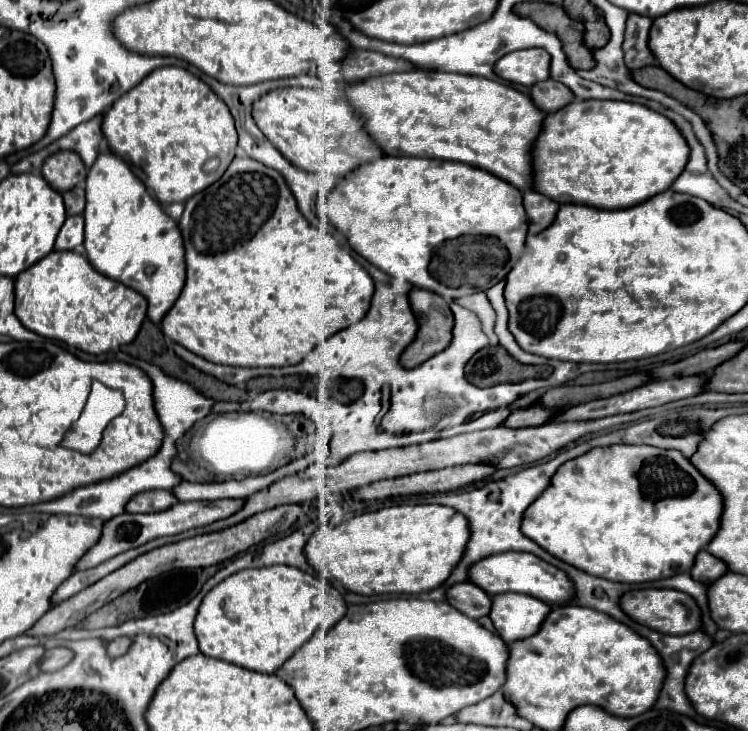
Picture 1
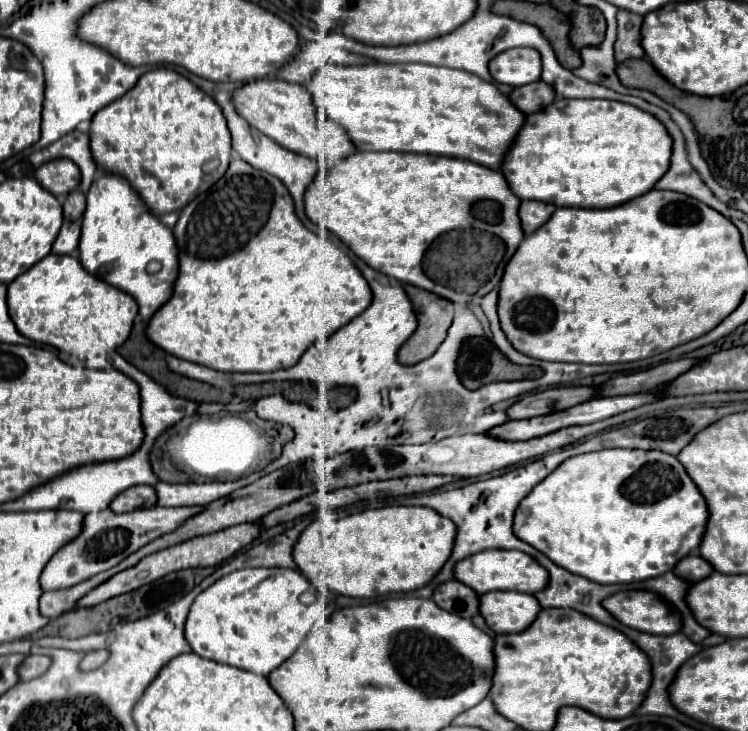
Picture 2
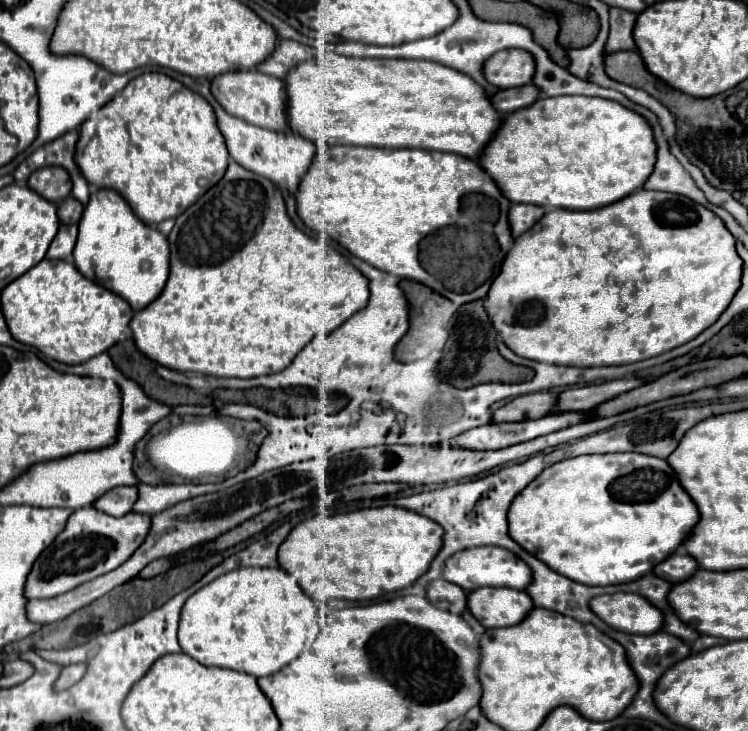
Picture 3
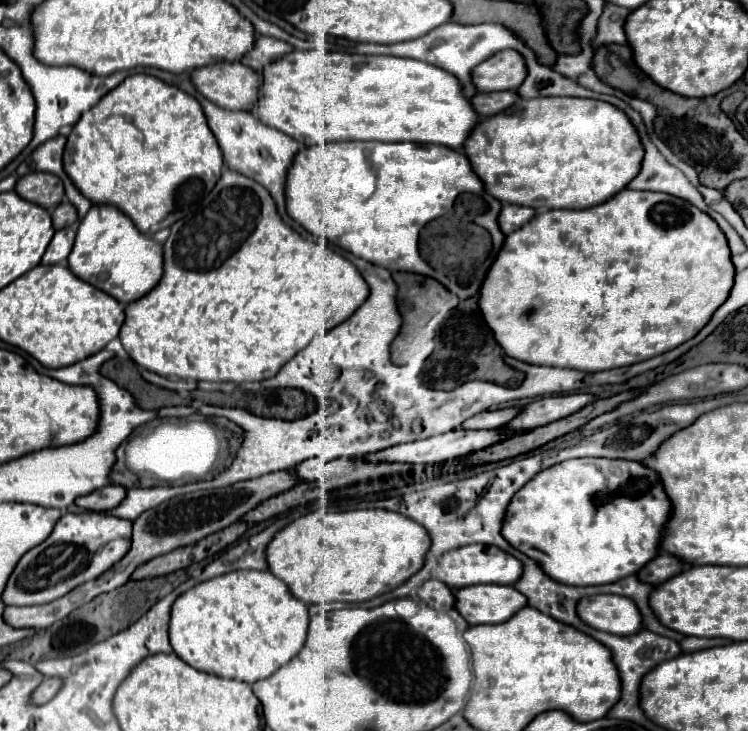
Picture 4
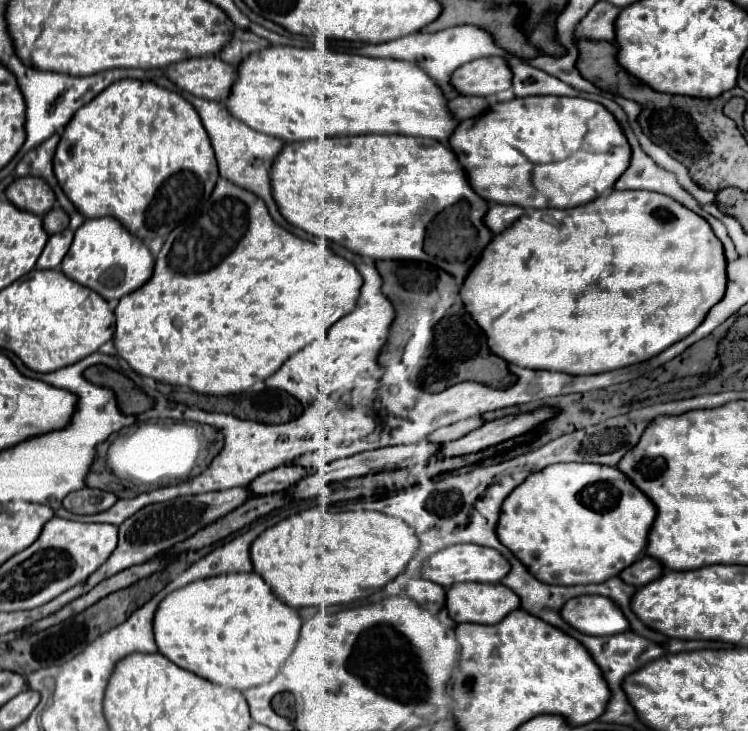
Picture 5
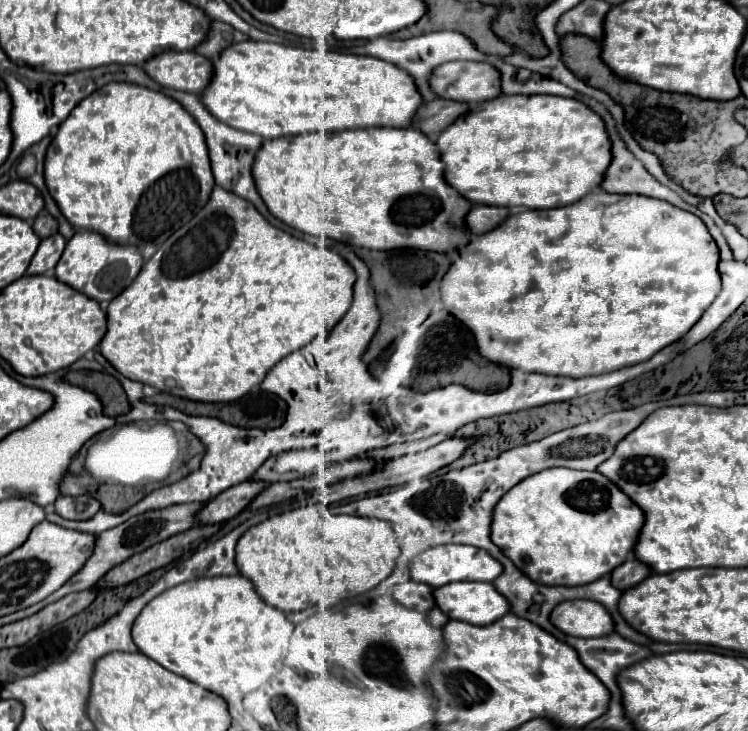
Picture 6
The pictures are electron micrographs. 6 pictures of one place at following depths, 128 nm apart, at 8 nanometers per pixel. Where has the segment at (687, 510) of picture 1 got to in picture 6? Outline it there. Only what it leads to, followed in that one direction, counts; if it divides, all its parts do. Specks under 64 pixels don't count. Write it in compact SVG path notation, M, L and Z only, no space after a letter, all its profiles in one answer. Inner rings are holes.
M552 468L522 480L504 494L494 508L492 542L500 546L502 552L516 564L516 568L520 568L530 580L550 586L578 586L608 576L612 574L612 568L624 564L636 546L642 524L644 512L600 472Z

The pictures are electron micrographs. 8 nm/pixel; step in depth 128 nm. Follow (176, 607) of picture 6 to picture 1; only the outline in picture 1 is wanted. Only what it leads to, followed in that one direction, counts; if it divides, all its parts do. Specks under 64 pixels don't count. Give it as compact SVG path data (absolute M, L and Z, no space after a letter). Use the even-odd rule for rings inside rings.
M292 566L252 568L232 574L204 596L194 632L202 654L248 670L274 674L316 630L332 628L346 610L342 592L320 576Z

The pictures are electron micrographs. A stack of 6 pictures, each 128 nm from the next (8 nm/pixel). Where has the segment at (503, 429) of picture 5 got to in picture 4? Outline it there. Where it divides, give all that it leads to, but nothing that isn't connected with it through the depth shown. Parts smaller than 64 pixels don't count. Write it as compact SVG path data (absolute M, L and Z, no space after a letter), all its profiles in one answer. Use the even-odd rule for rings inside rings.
M572 392L572 394L564 394L564 396L544 396L532 404L528 404L524 408L524 412L518 418L514 418L506 428L512 428L516 432L534 430L538 426L546 426L550 422L566 418L594 400L596 400L596 396L586 394L586 392Z

